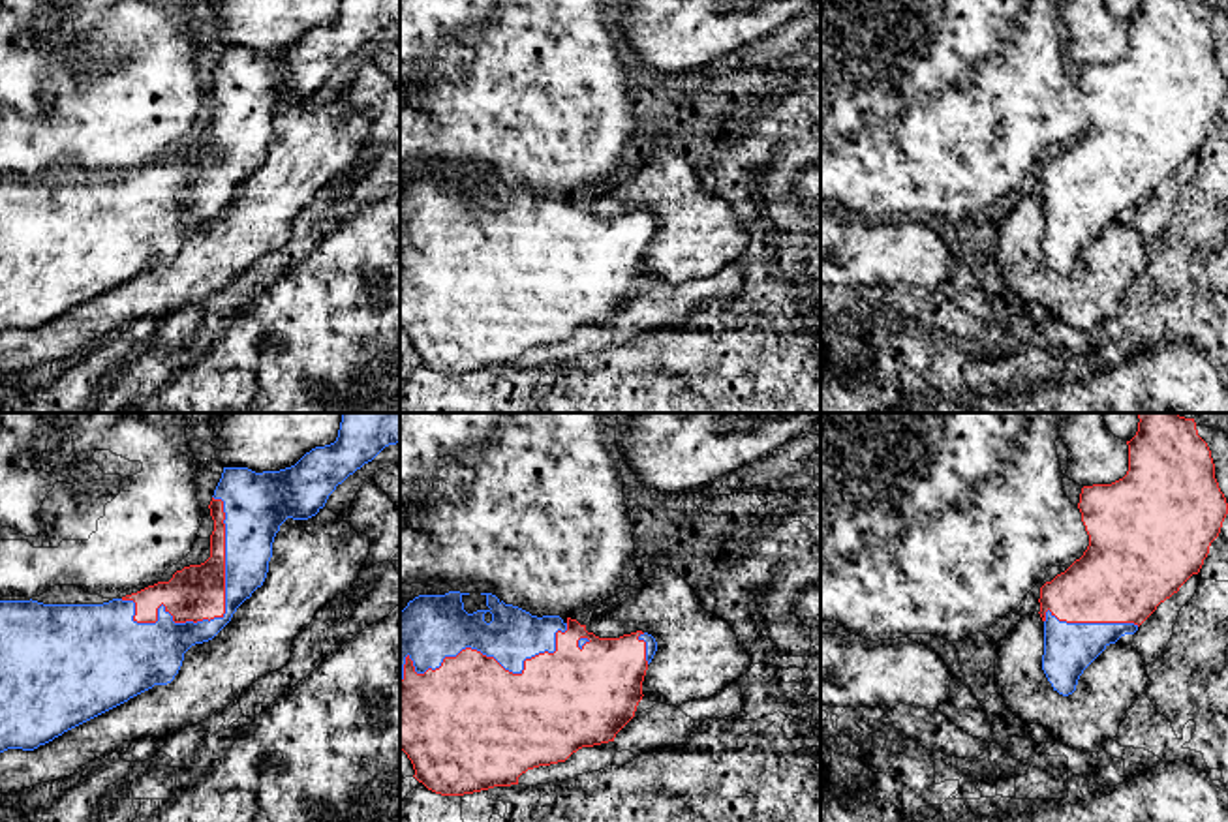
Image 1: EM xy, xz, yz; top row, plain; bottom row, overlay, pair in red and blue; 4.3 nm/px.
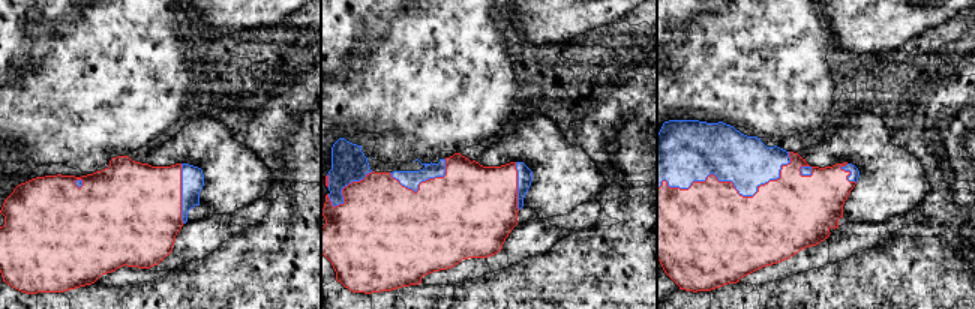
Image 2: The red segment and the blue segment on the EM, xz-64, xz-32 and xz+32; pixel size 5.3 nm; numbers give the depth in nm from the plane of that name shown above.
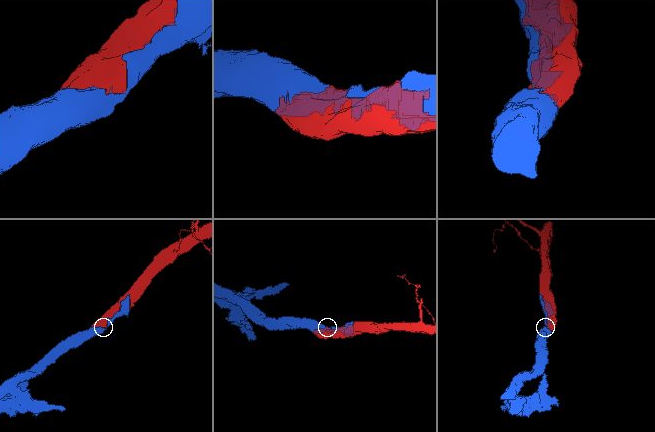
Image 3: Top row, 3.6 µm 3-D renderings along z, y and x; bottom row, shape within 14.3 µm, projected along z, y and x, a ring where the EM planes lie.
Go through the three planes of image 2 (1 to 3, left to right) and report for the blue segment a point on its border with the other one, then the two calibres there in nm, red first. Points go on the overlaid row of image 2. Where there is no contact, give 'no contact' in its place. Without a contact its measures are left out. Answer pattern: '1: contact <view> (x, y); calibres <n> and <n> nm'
1: contact xz-64 (180, 194); calibres 480 and 130 nm
2: contact xz-32 (422, 182); calibres 460 and 100 nm
3: contact xz+32 (728, 182); calibres 460 and 320 nm

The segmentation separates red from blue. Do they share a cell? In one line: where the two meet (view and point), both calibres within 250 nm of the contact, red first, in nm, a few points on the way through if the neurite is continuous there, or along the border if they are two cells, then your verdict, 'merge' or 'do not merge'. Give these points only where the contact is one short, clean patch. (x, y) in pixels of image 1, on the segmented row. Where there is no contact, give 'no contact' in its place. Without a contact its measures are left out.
meets red in xy at (224, 607); 240 nm thick on the red side, 190 nm on the other; merge

